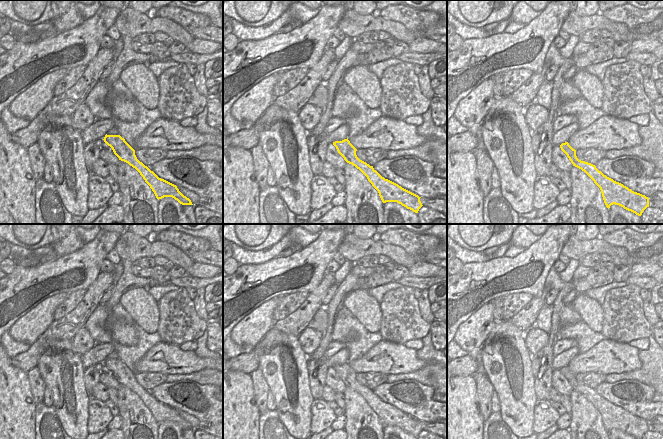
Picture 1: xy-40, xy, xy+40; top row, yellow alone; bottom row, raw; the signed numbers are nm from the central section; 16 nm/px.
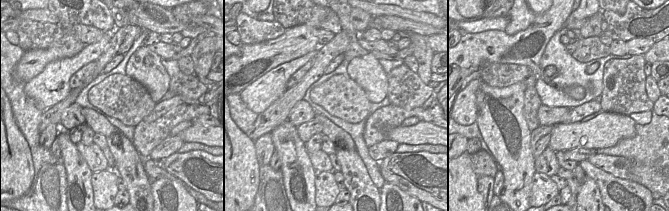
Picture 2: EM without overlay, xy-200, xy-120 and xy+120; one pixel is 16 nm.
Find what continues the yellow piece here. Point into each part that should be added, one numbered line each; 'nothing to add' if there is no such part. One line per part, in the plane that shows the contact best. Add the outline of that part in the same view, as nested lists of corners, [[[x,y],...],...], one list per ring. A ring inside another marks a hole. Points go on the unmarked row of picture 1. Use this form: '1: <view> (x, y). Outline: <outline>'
nothing to add.

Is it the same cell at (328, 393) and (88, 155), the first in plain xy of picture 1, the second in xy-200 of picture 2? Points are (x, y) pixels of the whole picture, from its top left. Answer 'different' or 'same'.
same

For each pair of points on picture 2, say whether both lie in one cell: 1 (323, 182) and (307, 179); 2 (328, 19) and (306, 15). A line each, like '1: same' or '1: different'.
1: different
2: same

